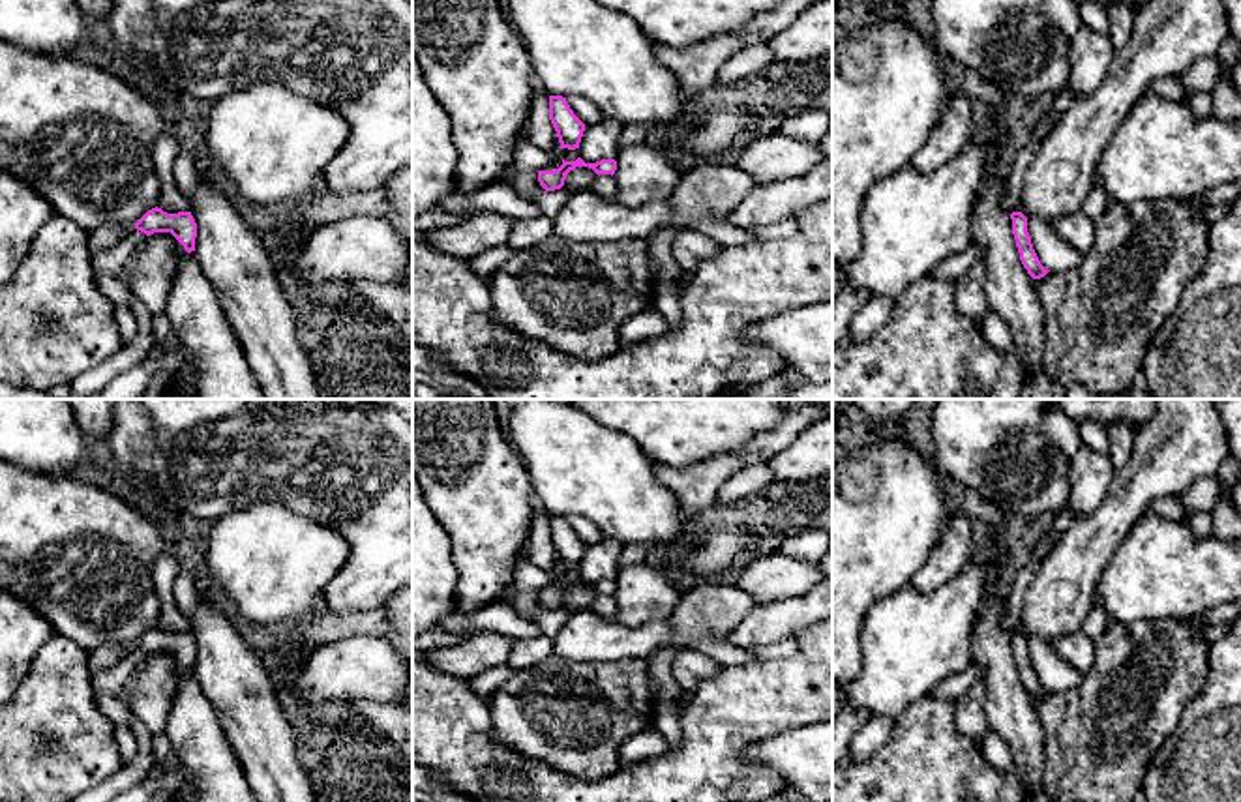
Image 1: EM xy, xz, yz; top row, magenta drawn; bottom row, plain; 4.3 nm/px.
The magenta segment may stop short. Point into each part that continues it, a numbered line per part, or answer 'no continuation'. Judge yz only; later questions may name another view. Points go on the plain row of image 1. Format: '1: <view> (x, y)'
no continuation

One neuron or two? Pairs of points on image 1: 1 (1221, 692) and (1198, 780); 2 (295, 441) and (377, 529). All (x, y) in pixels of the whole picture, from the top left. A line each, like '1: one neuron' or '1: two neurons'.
1: one neuron
2: one neuron

